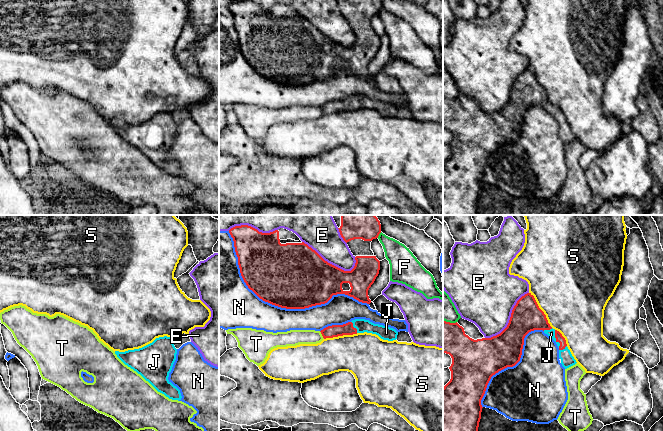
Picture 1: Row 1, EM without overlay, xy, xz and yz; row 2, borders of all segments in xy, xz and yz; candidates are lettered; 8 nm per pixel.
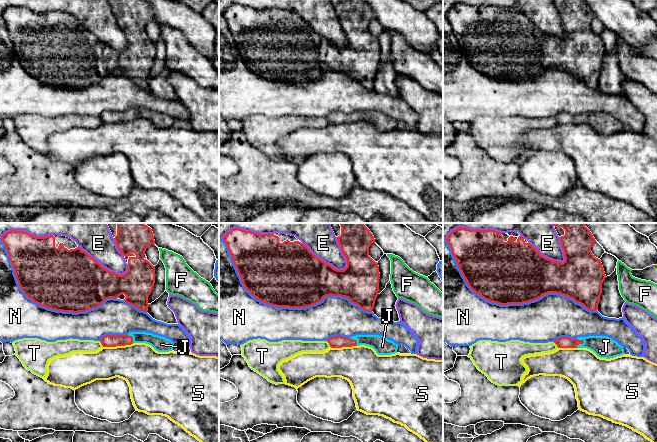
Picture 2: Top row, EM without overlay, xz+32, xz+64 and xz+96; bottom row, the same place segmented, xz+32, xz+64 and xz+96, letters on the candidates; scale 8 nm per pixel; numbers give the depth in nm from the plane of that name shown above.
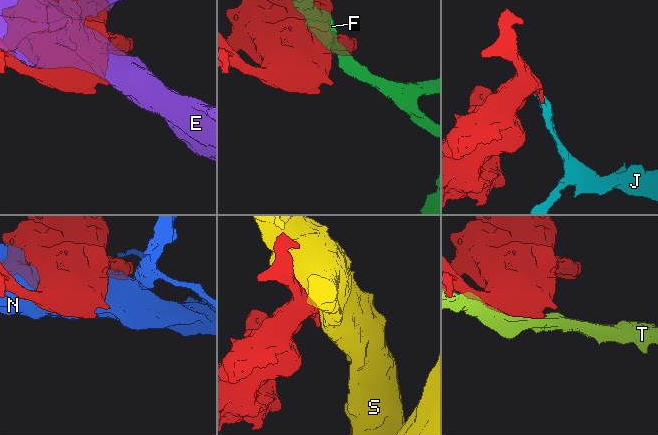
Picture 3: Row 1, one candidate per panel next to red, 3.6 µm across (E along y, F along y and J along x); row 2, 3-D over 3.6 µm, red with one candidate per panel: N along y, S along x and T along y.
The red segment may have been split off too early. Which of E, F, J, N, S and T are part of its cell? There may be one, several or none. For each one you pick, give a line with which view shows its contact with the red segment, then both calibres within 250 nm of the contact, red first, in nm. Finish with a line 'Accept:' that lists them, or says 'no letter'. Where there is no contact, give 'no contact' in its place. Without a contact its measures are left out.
J: yz | 60/60 nm
Accept: J

